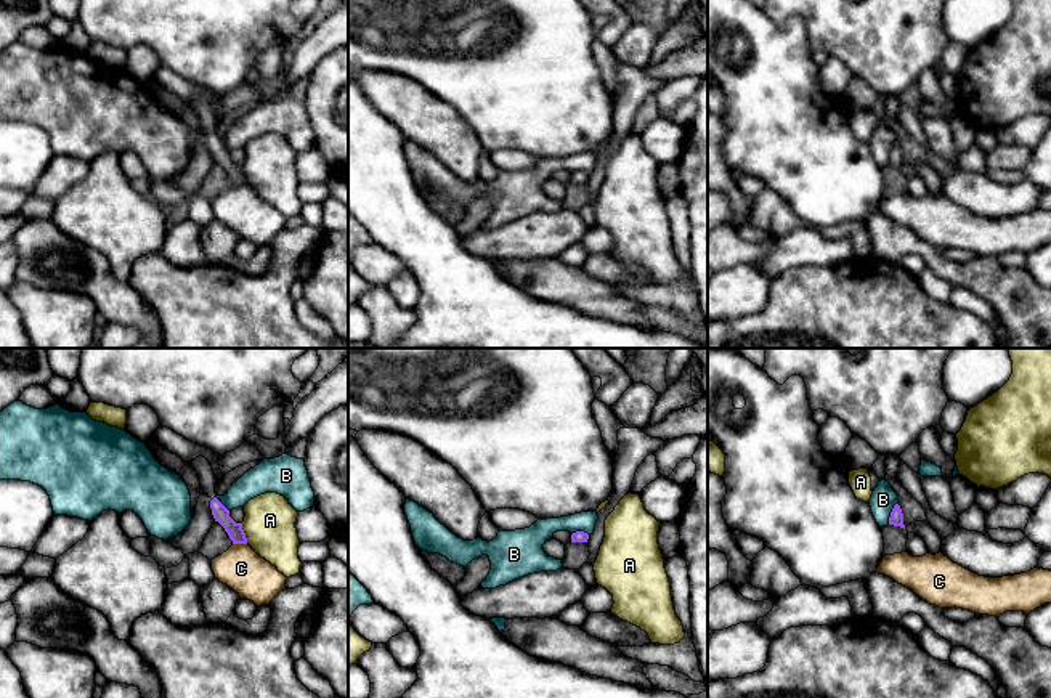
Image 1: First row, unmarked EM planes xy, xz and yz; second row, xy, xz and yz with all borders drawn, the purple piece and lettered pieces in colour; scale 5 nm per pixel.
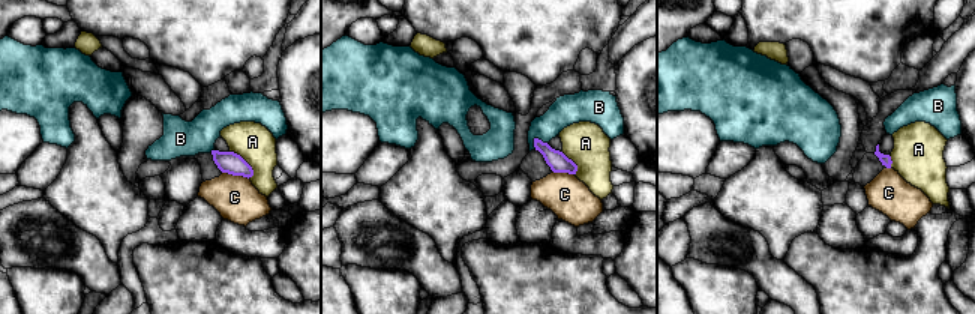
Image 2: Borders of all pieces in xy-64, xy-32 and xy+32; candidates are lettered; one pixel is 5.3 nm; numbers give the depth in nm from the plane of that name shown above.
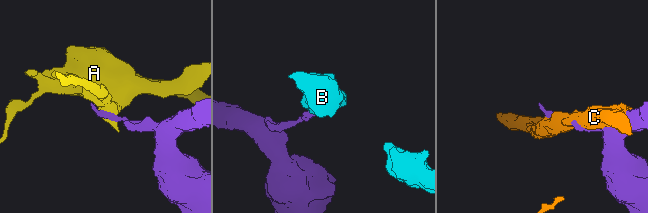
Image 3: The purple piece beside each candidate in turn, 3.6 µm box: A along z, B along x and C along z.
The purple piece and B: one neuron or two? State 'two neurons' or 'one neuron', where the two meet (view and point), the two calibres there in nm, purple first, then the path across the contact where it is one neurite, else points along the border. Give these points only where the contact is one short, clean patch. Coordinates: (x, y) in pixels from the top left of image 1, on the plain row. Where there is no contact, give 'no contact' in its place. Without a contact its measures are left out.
two neurons | yz (891, 154) | 70/130 nm | along yz (897, 143), (888, 164)

